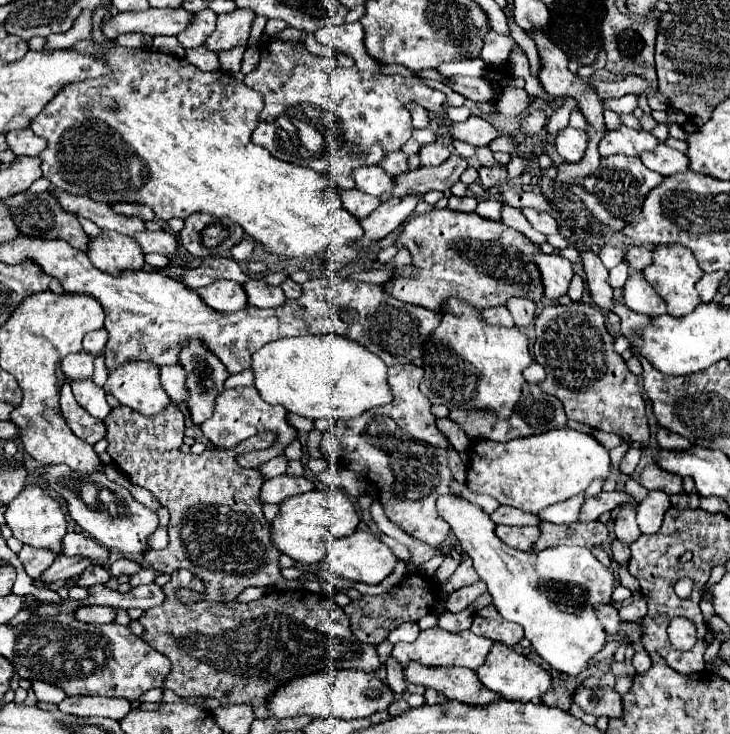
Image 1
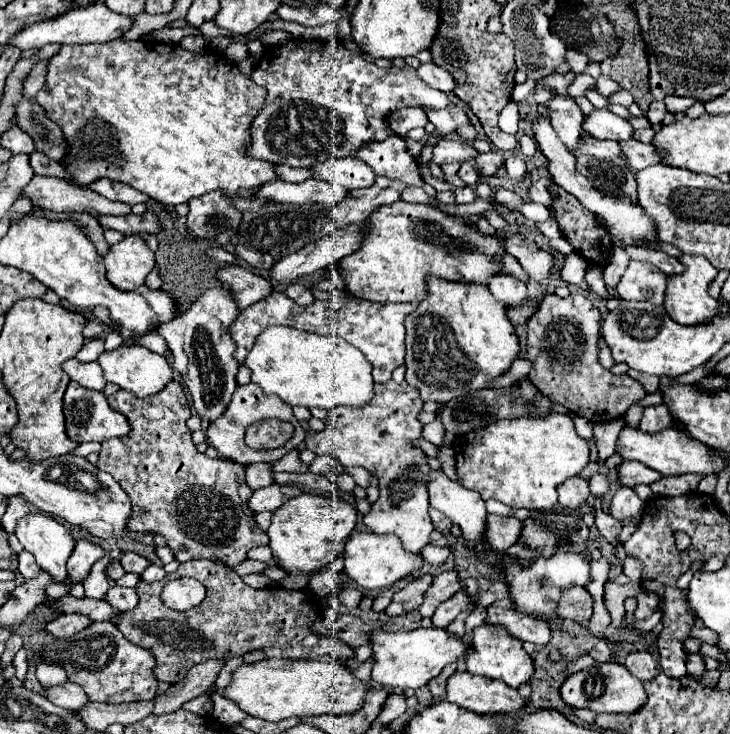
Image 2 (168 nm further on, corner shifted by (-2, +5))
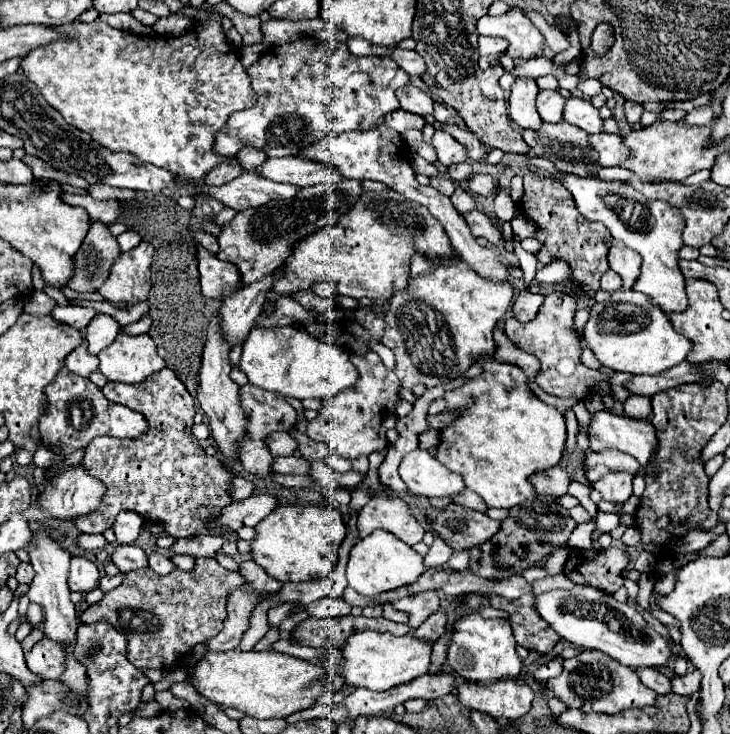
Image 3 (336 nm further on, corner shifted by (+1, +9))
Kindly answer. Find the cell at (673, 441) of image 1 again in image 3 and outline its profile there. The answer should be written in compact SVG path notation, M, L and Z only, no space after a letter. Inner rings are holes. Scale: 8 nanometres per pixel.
M633 394L623 402L623 410L631 418L649 418L651 416L651 398Z

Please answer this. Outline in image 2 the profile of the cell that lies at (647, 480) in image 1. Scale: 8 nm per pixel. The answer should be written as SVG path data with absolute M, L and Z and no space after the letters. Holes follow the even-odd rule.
M624 460L622 466L618 466L618 474L620 474L620 482L628 488L634 488L638 484L652 484L662 480L660 472L654 472L652 468L640 464L640 462L630 462Z

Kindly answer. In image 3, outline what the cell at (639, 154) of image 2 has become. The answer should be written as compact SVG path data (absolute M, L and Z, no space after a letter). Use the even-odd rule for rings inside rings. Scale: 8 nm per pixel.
M599 132L597 136L589 136L589 146L599 154L599 166L617 166L627 160L629 150L623 146L623 140L617 134Z

